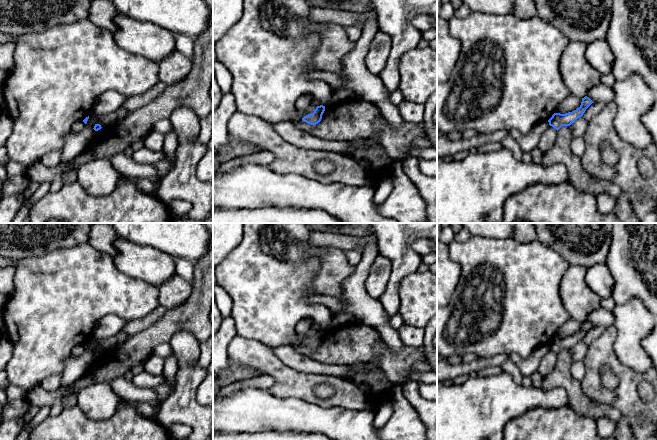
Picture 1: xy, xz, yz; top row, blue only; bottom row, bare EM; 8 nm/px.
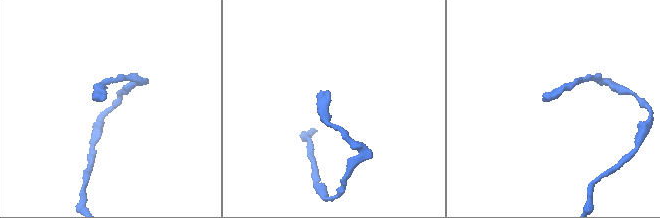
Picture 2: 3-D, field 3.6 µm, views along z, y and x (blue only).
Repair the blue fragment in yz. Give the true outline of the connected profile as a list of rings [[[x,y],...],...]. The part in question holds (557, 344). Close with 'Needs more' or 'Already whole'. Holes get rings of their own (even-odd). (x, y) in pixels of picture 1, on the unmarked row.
[[[585,320],[582,322],[582,326],[579,332],[572,336],[568,336],[565,338],[554,337],[552,341],[548,344],[549,349],[552,350],[557,355],[562,350],[570,350],[574,347],[578,342],[582,341],[585,337],[586,333],[594,327],[589,321]]]. Already whole

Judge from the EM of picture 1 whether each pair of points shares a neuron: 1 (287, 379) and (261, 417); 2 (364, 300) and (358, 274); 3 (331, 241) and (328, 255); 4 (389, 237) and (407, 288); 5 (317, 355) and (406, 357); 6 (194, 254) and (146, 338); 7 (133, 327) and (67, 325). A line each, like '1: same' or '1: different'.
1: different
2: same
3: different
4: different
5: same
6: different
7: different

